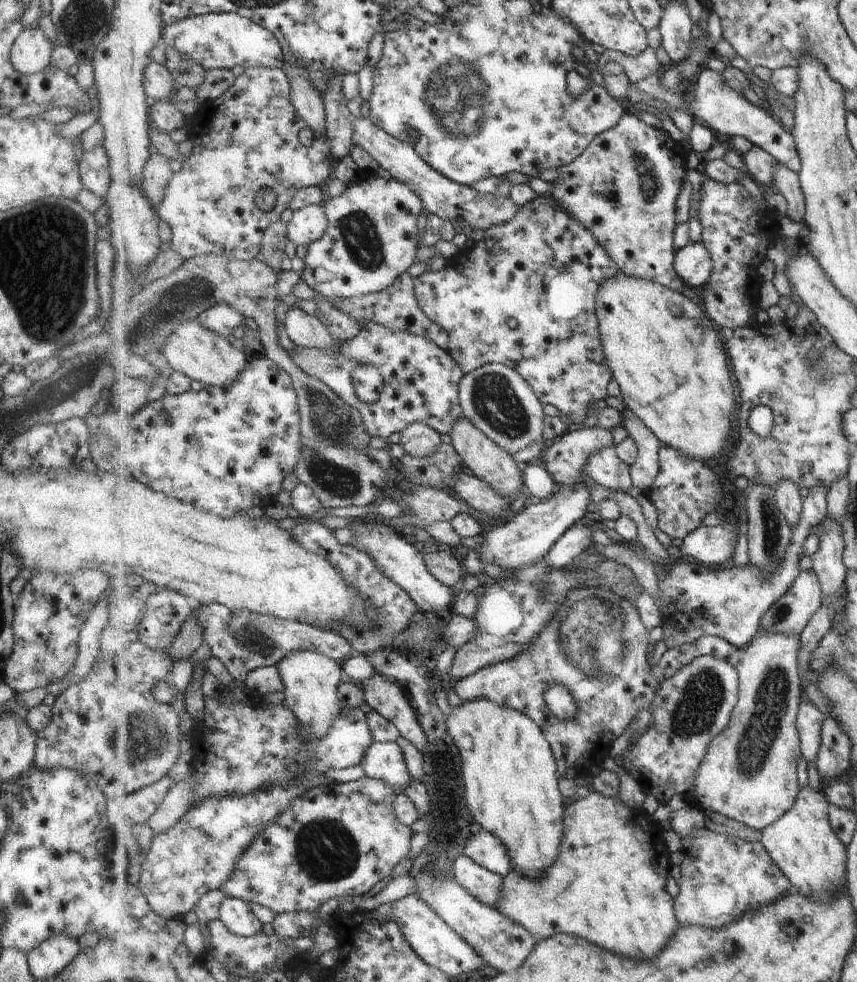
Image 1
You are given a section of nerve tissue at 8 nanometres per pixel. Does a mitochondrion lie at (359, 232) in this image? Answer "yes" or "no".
yes

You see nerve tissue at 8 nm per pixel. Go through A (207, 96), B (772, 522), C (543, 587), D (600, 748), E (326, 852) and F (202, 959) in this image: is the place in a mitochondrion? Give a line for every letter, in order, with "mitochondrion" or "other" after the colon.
A: other
B: mitochondrion
C: mitochondrion
D: other
E: mitochondrion
F: other

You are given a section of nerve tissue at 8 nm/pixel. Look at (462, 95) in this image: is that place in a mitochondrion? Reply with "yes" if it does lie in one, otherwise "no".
yes

